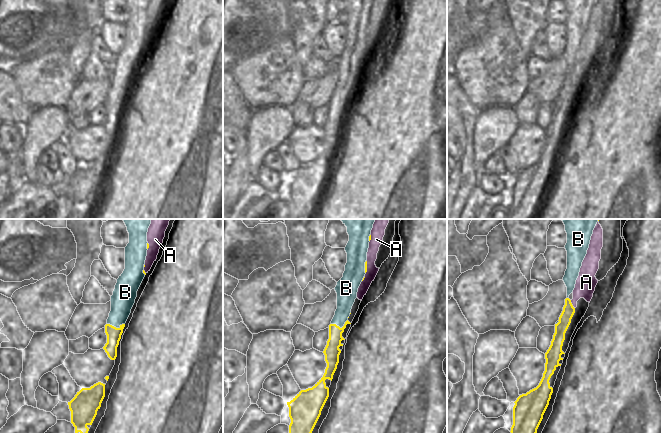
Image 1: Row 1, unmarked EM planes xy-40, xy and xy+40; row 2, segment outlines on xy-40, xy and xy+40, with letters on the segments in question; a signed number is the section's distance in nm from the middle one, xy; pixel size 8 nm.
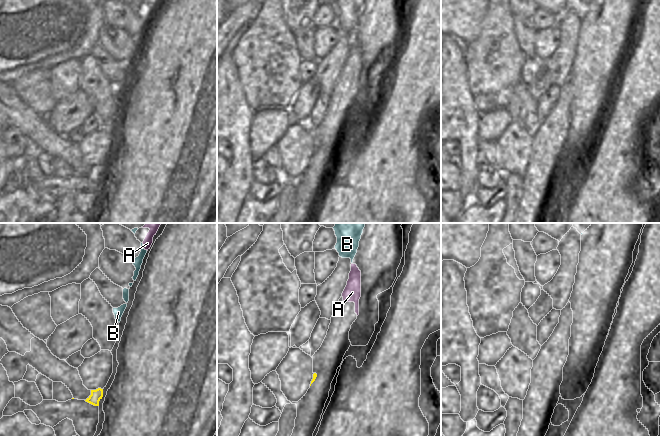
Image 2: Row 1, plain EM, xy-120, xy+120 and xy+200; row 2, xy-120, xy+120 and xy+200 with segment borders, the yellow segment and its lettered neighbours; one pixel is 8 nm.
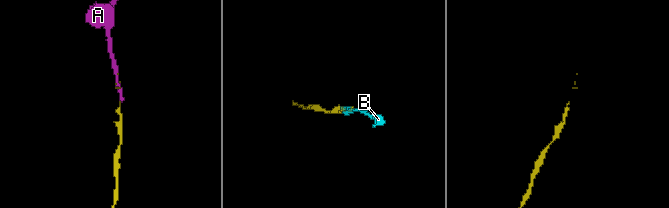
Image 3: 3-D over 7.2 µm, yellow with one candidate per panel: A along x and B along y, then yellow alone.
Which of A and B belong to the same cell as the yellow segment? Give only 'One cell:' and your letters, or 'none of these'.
One cell: B

